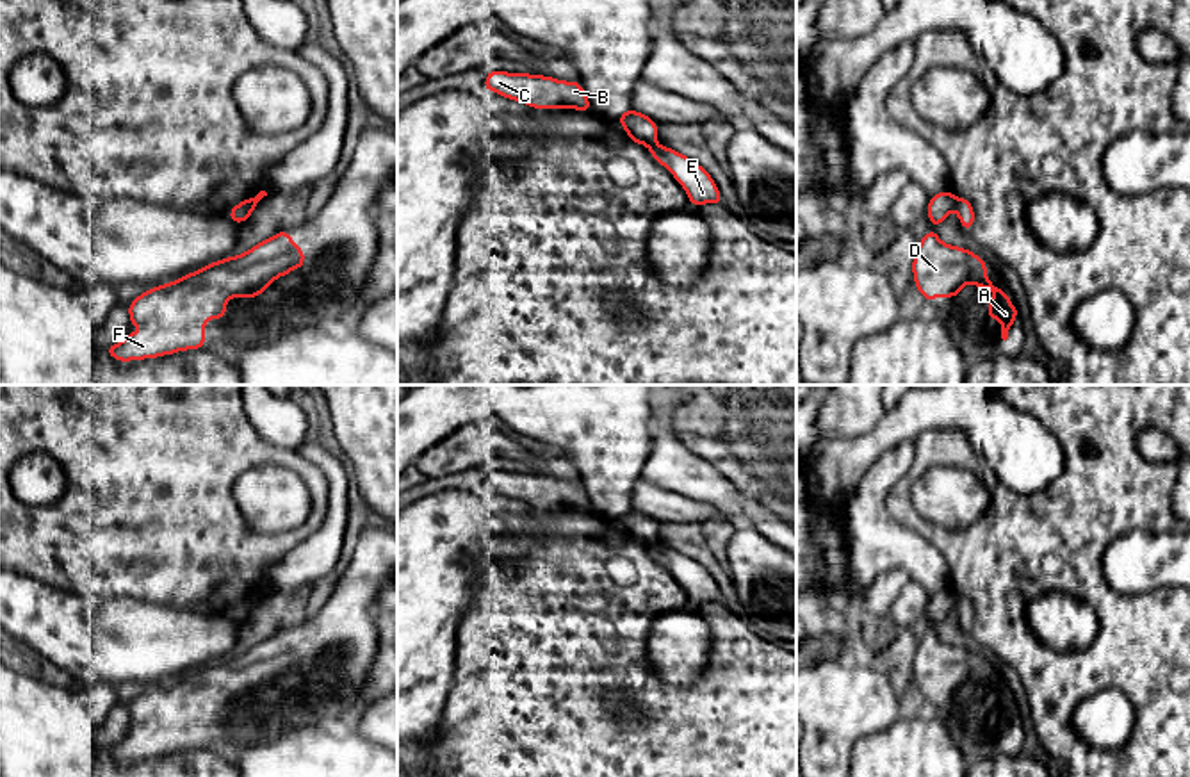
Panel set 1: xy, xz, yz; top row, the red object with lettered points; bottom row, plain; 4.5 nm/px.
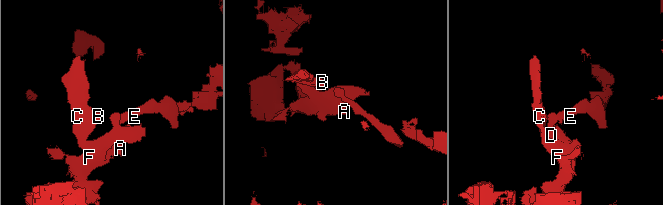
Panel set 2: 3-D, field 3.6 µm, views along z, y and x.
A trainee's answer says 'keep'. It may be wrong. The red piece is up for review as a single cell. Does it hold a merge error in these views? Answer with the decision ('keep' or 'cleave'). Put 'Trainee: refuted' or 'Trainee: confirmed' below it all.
cleave
Trainee: refuted

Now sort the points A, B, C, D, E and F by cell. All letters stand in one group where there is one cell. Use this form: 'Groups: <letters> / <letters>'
Groups: A B C D F / E

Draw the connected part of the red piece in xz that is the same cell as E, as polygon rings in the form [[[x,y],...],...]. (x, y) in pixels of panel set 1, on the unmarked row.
[[[652,544],[648,547],[652,558],[657,563],[664,565],[682,585],[693,606],[704,602],[723,604],[723,597],[720,593],[718,585],[700,563],[666,545]]]

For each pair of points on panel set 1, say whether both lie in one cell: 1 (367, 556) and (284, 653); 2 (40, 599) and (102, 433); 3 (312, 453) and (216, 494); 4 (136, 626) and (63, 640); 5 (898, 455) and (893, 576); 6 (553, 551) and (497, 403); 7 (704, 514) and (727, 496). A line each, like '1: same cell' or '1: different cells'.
1: same cell
2: different cells
3: different cells
4: same cell
5: different cells
6: different cells
7: different cells

